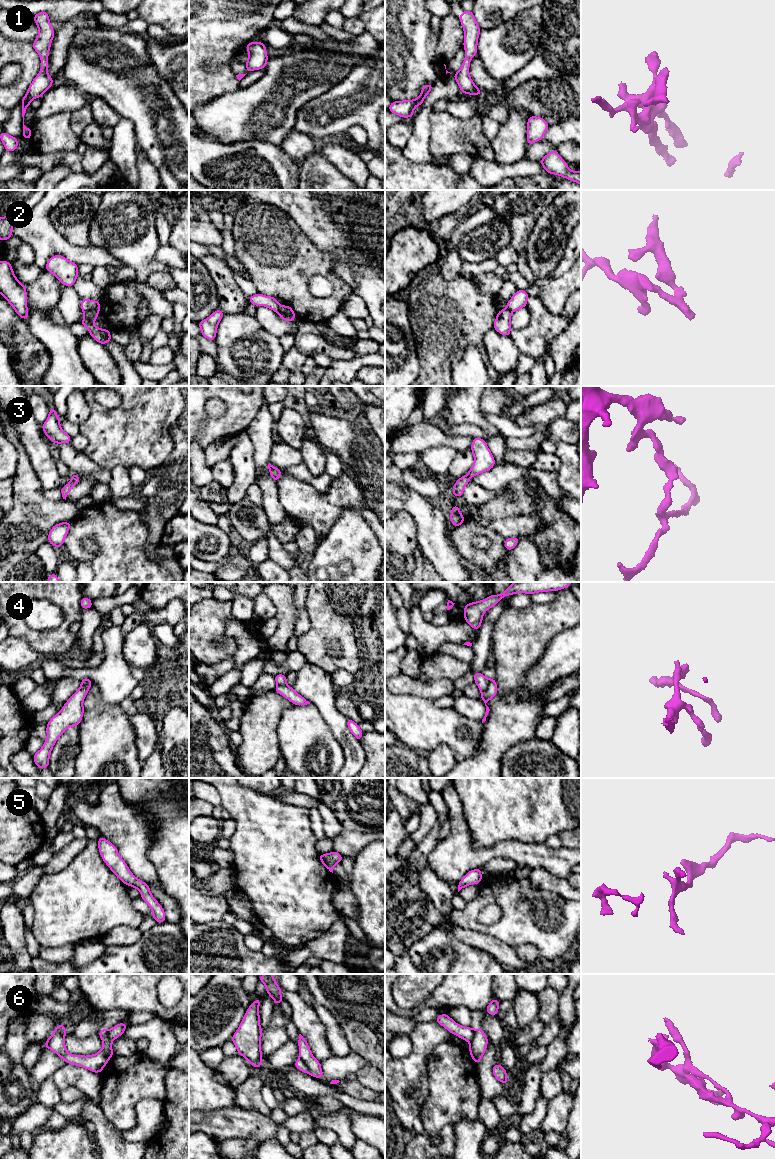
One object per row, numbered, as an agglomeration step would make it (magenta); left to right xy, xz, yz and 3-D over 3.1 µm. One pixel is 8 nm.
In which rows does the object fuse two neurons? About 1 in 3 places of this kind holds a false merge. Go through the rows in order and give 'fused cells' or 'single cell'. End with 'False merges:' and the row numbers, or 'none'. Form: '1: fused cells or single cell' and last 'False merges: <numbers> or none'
1: single cell
2: fused cells
3: fused cells
4: fused cells
5: single cell
6: fused cells
False merges: 2, 3, 4, 6

